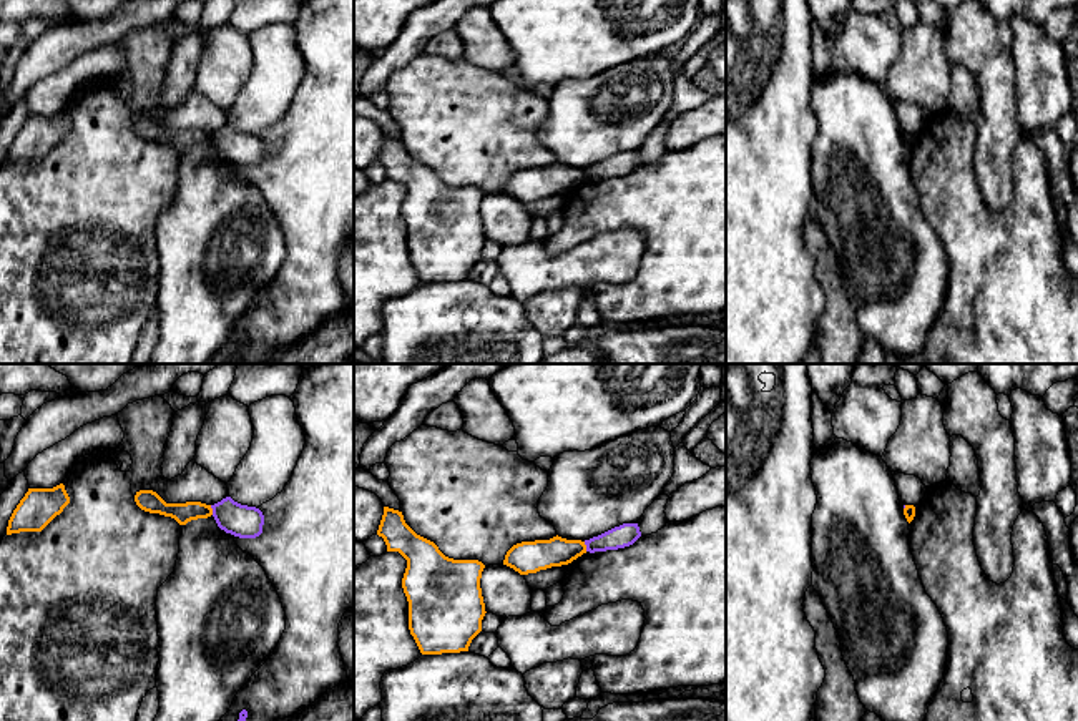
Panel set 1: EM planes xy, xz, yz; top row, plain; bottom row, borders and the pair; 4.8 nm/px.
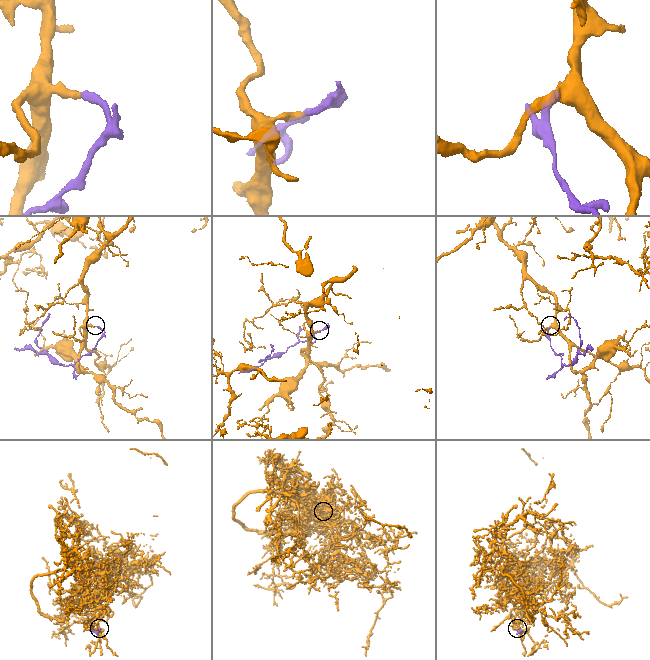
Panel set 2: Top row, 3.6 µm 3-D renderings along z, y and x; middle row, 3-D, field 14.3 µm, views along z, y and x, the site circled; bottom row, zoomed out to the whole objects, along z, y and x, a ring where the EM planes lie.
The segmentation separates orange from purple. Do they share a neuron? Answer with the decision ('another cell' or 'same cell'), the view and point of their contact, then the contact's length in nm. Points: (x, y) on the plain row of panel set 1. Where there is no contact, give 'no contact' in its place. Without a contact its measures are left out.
another cell | xy (211, 138) | 50 nm

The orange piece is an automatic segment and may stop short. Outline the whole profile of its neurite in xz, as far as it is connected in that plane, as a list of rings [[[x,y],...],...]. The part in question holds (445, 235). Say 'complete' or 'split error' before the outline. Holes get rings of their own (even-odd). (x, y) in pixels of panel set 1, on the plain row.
complete; [[[384,135],[377,158],[387,179],[399,179],[407,188],[402,216],[409,229],[409,258],[422,282],[468,279],[472,267],[482,259],[485,231],[480,206],[485,193],[478,188],[453,188],[439,174],[417,163],[404,148],[402,140]]]

